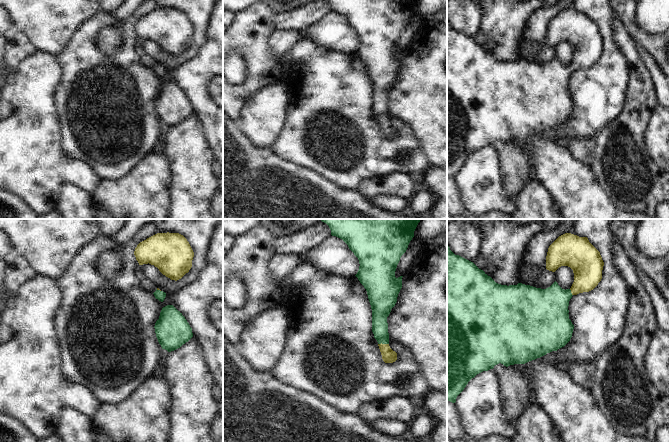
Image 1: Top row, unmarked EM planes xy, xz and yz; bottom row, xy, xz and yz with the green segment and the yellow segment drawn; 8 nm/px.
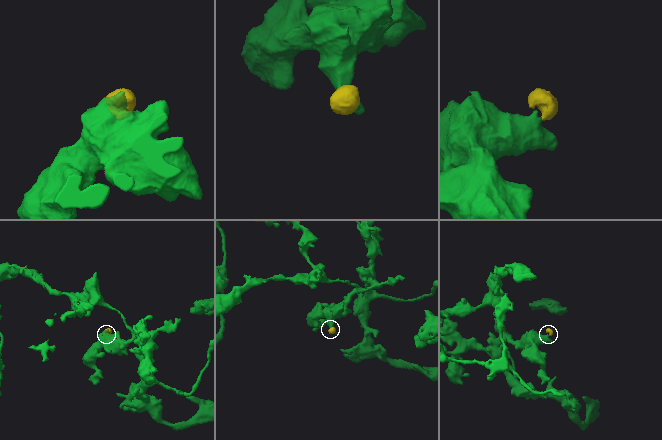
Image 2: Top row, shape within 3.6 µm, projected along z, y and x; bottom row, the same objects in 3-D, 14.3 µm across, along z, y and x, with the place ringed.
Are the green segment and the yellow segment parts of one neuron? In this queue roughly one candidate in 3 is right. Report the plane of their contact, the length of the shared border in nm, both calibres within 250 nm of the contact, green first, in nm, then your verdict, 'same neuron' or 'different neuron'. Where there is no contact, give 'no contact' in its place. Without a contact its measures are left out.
contact in xz; length 90 nm; calibres 140 and 110 nm; same neuron

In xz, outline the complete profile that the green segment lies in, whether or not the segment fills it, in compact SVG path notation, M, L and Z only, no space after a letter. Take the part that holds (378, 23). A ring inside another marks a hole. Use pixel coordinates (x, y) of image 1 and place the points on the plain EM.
M327 0L331 11L342 15L359 36L359 46L355 51L367 67L372 85L372 108L385 139L397 136L397 129L389 122L387 93L397 78L402 64L402 53L395 53L401 32L406 28L414 13L418 0Z

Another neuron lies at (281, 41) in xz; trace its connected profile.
M274 30L268 40L269 47L280 57L291 51L296 42L300 40L301 34L295 30Z

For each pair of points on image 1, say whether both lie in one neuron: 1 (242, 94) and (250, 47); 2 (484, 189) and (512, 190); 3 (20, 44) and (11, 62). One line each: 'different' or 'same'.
1: same
2: different
3: same

